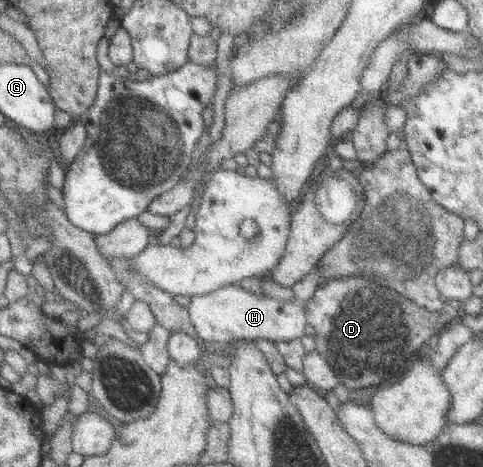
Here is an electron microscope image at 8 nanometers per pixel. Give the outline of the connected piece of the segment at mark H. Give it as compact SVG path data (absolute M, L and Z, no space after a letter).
M239 285L224 286L216 292L210 292L206 296L194 296L187 300L188 313L192 324L194 325L197 337L208 343L219 342L222 344L233 343L238 340L250 341L272 341L277 342L290 342L300 339L306 334L306 326L308 326L308 312L307 308L302 308L302 304L294 300L292 302L283 302L262 296L254 296L252 292L244 290Z

